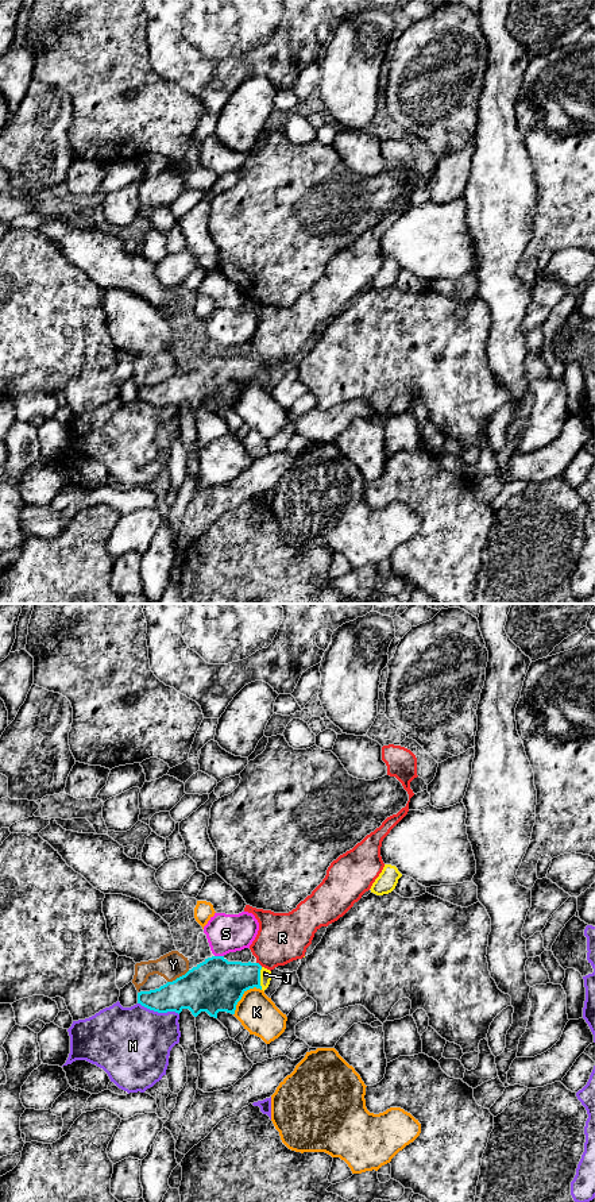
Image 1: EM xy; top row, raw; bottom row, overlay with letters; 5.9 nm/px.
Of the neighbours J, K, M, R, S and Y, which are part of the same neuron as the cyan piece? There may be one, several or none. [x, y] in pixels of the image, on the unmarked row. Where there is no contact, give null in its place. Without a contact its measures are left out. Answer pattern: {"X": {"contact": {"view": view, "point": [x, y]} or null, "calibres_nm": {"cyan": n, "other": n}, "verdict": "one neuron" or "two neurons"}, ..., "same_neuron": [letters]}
{"J": {"contact": {"view": "xy", "point": [259, 373]}, "calibres_nm": {"cyan": 300, "other": 60}, "verdict": "one neuron"}, "K": {"contact": {"view": "xy", "point": [242, 390]}, "calibres_nm": {"cyan": 320, "other": 220}, "verdict": "two neurons"}, "M": {"contact": {"view": "xy", "point": [158, 407]}, "calibres_nm": {"cyan": 220, "other": 440}, "verdict": "two neurons"}, "R": {"contact": {"view": "xy", "point": [258, 358]}, "calibres_nm": {"cyan": 280, "other": 300}, "verdict": "two neurons"}, "S": {"contact": {"view": "xy", "point": [219, 351]}, "calibres_nm": {"cyan": 320, "other": 220}, "verdict": "two neurons"}, "Y": {"contact": {"view": "xy", "point": [180, 372]}, "calibres_nm": {"cyan": 320, "other": 160}, "verdict": "two neurons"}, "same_neuron": ["J"]}

